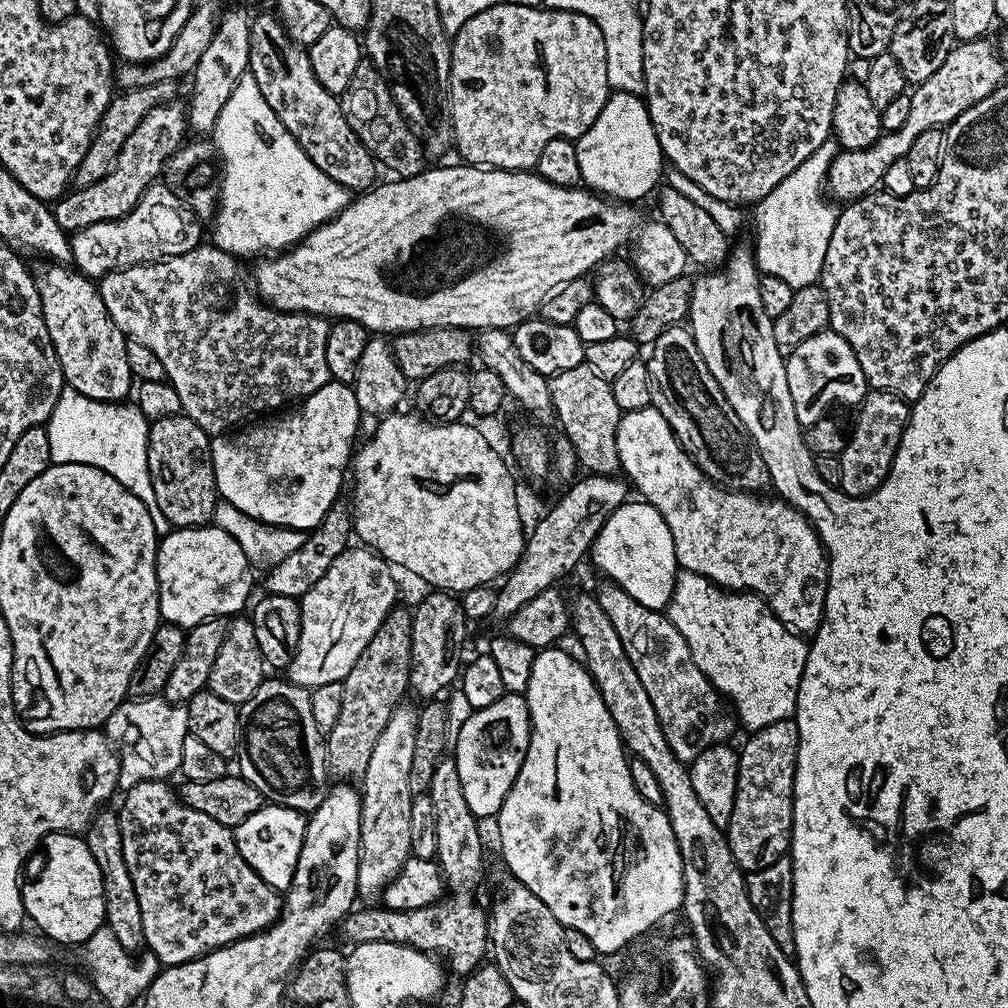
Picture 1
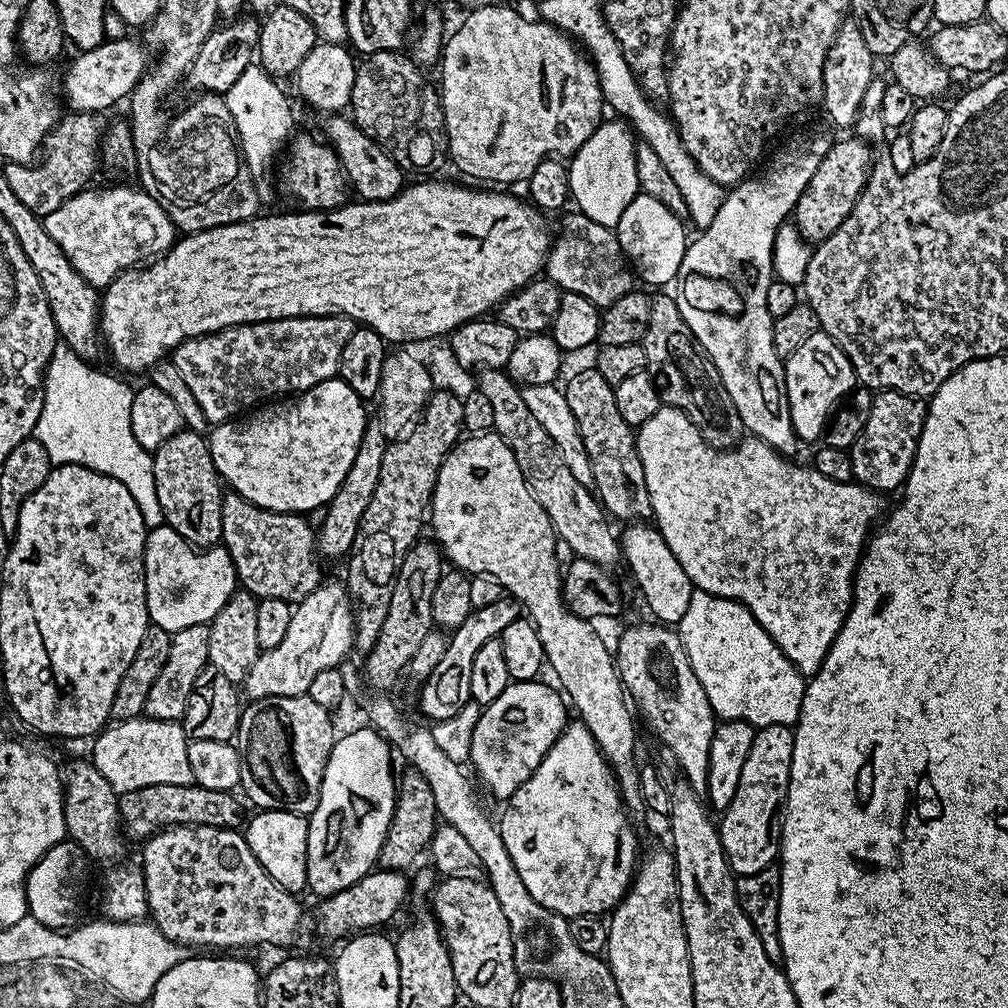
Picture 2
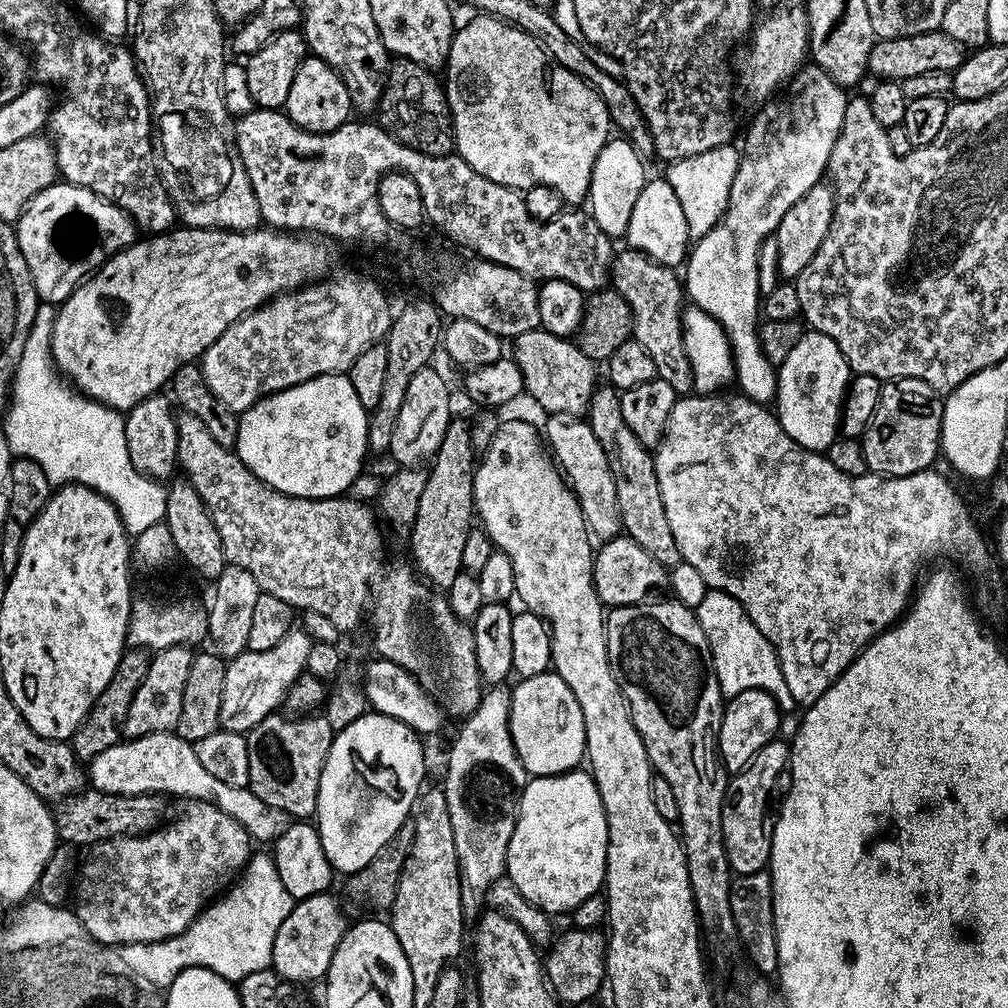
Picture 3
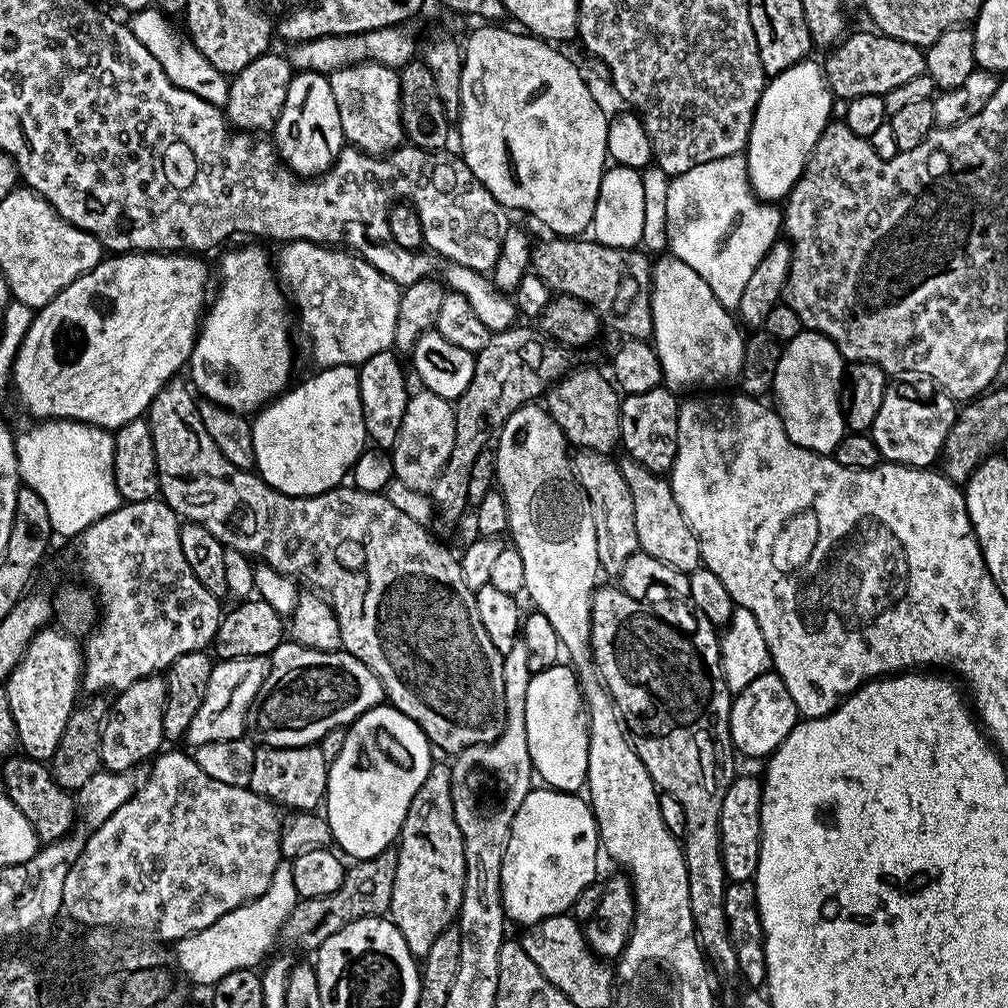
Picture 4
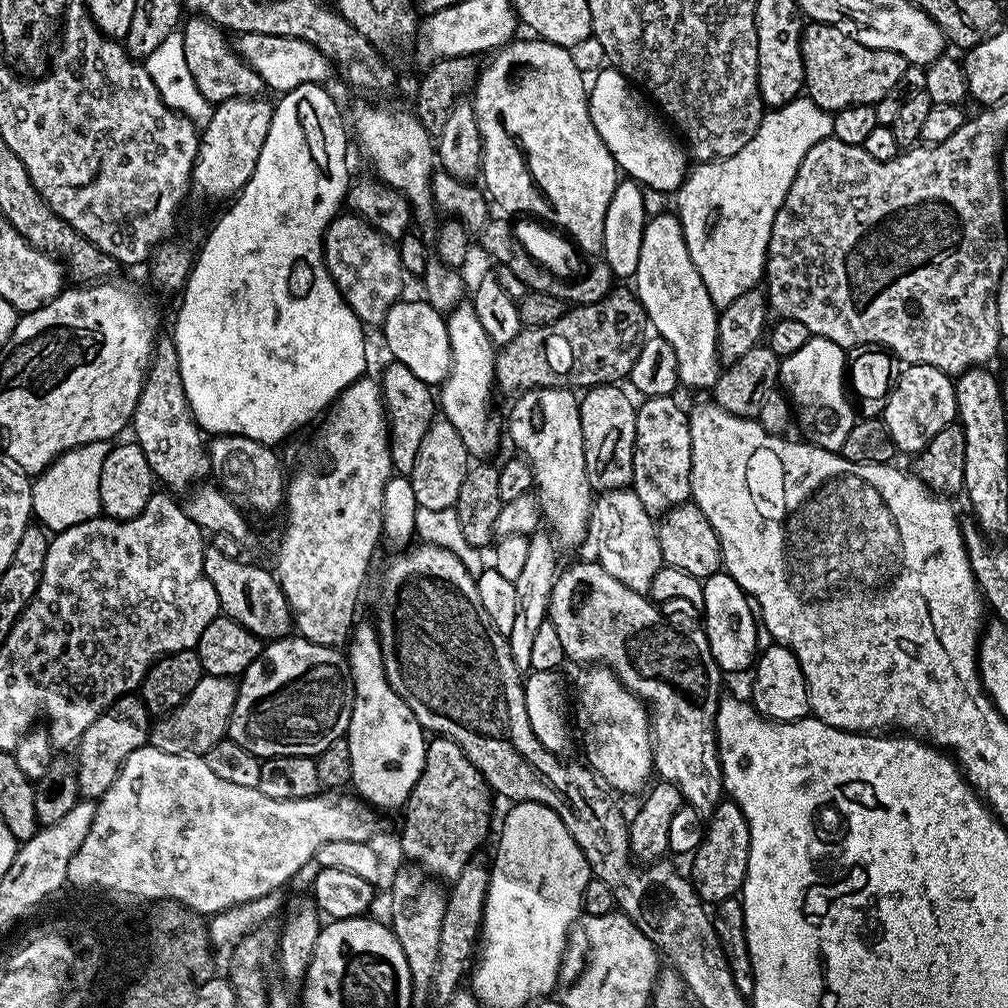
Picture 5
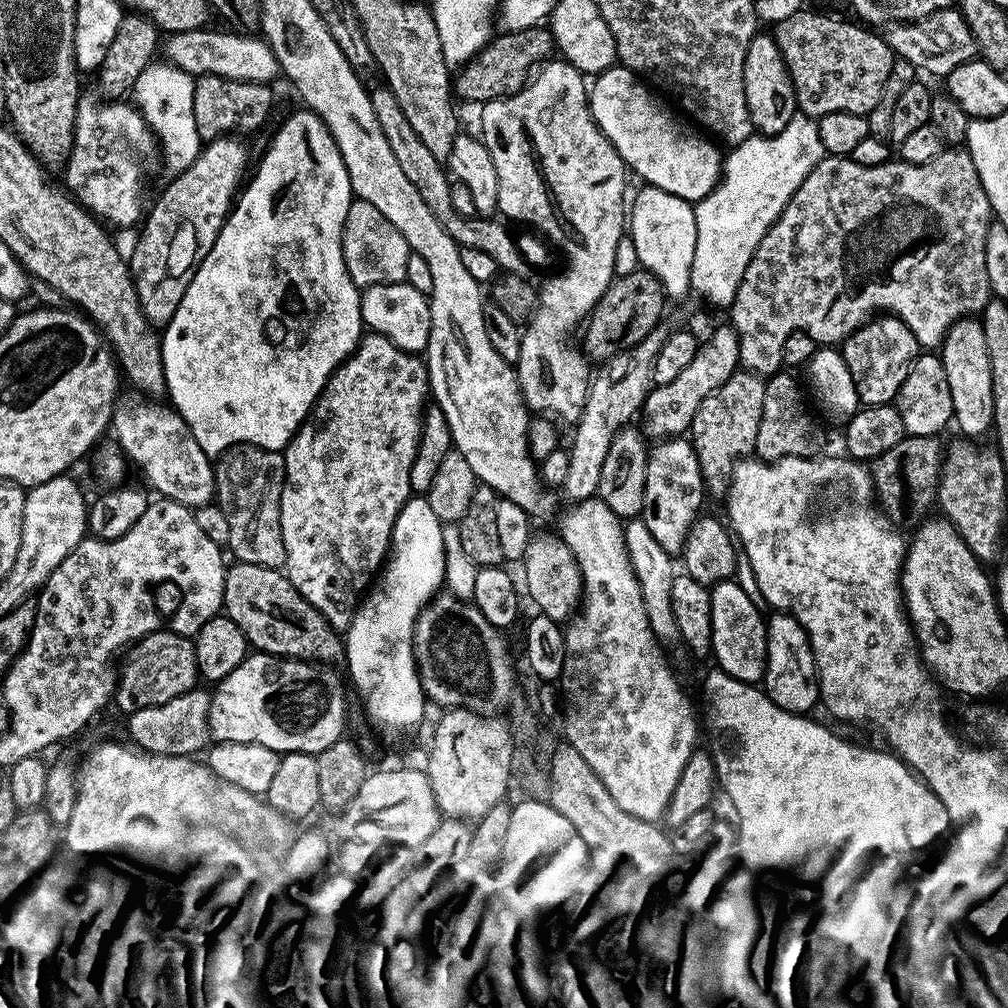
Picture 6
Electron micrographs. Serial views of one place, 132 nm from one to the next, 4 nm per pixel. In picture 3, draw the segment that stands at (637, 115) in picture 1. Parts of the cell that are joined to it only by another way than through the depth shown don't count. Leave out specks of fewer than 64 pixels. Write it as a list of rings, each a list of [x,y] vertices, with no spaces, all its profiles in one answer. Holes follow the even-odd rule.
[[[623,138],[609,139],[598,154],[592,171],[592,181],[588,187],[587,203],[592,203],[590,214],[602,226],[607,236],[620,238],[625,235],[627,222],[633,213],[634,202],[646,181],[645,161],[632,149],[632,145]]]

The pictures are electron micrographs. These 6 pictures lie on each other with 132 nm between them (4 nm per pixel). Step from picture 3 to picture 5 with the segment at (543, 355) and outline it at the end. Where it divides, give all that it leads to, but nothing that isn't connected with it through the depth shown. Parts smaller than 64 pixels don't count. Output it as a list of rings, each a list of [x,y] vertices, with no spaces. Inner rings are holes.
[[[601,384],[579,397],[582,442],[586,454],[586,478],[593,493],[628,488],[634,470],[634,434],[637,405],[616,384]]]

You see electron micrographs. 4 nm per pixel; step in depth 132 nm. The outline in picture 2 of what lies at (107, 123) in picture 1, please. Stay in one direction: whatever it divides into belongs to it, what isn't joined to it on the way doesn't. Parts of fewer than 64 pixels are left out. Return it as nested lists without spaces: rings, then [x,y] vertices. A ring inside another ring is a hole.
[[[69,111],[61,115],[52,131],[43,142],[43,147],[48,148],[48,157],[39,164],[14,164],[11,162],[3,165],[2,171],[6,174],[6,182],[10,182],[10,190],[22,206],[34,210],[34,214],[41,218],[50,215],[62,202],[74,198],[74,194],[85,191],[92,180],[92,175],[98,168],[98,149],[102,139],[102,124],[100,128],[99,115],[91,112]]]

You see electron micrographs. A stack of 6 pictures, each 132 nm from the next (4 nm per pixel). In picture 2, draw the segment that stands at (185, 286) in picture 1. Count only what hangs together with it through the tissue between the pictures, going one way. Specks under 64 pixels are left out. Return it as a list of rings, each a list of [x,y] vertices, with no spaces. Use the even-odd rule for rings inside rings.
[[[291,316],[280,320],[267,320],[261,324],[246,324],[239,328],[224,328],[208,336],[195,336],[179,344],[171,353],[173,366],[182,374],[190,394],[194,394],[202,414],[206,414],[209,425],[215,426],[247,413],[267,396],[284,398],[287,392],[299,394],[309,392],[316,384],[331,380],[339,373],[342,349],[350,334],[358,327],[357,321],[348,316]]]

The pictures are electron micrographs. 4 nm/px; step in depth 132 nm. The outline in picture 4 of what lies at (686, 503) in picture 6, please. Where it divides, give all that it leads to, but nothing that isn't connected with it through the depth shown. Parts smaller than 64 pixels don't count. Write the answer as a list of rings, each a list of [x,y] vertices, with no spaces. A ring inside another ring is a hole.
[[[661,386],[654,390],[646,390],[642,394],[627,394],[620,402],[620,444],[625,448],[627,459],[636,460],[646,470],[657,474],[671,473],[672,464],[676,460],[678,450],[678,414],[681,401],[677,393]]]

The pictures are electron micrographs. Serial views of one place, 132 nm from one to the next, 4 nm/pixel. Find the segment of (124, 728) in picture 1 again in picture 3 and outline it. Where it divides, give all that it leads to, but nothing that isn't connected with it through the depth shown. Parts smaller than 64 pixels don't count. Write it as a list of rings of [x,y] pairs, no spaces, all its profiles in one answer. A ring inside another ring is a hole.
[[[159,732],[121,739],[120,743],[110,746],[107,752],[98,754],[91,760],[86,768],[86,776],[91,787],[115,796],[173,792],[184,800],[204,800],[216,804],[220,810],[225,810],[226,814],[230,814],[243,825],[257,843],[268,844],[275,841],[292,822],[288,812],[267,806],[251,788],[230,787],[214,778],[214,774],[206,774],[202,762],[198,762],[195,747],[175,732]]]

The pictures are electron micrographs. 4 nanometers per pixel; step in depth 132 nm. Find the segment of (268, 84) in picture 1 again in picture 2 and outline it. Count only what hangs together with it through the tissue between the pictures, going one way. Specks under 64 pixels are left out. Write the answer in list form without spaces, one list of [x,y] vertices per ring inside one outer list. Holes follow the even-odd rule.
[[[332,114],[327,117],[328,120],[324,124],[323,135],[326,137],[327,143],[332,145],[336,156],[340,159],[340,164],[344,167],[344,175],[350,185],[351,191],[356,192],[361,201],[370,200],[393,200],[398,193],[404,191],[406,187],[405,169],[398,166],[398,162],[394,162],[394,158],[390,158],[390,154],[386,154],[384,147],[376,140],[371,140],[365,132],[356,125],[355,120],[344,114]]]

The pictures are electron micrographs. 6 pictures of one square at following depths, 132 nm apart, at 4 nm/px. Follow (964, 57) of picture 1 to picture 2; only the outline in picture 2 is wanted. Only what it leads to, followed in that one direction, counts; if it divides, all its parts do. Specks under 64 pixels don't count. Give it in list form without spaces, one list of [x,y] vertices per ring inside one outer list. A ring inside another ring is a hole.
[[[859,138],[840,140],[829,147],[827,154],[818,162],[814,178],[806,186],[802,198],[798,198],[794,213],[794,225],[808,242],[819,242],[830,238],[838,226],[854,210],[862,190],[868,184],[868,173],[874,163],[874,155],[867,143]]]

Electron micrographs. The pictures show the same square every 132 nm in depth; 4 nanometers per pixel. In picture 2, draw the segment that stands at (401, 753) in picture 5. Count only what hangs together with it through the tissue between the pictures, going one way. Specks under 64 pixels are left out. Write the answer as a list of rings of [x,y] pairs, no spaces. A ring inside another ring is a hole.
[[[363,727],[341,735],[332,745],[322,778],[320,801],[308,820],[308,888],[316,898],[338,894],[373,871],[380,859],[382,842],[392,824],[398,791],[398,776],[392,773],[393,749],[375,728]]]

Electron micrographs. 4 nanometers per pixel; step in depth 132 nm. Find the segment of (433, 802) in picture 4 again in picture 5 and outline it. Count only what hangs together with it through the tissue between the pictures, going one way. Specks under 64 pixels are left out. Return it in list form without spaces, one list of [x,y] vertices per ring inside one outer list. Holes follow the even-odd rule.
[[[433,735],[424,750],[422,774],[408,795],[408,803],[403,809],[404,829],[400,832],[400,848],[408,855],[411,863],[421,867],[429,876],[451,882],[462,874],[462,866],[481,851],[480,843],[488,836],[488,811],[492,804],[488,801],[490,789],[484,776],[466,758],[466,754],[453,740],[445,736]]]

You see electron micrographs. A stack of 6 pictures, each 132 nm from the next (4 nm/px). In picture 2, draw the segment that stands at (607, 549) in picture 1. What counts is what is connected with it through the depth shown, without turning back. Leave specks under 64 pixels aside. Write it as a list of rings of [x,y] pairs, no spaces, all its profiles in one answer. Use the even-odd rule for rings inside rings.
[[[632,522],[625,528],[628,529],[624,536],[622,532],[622,560],[625,565],[628,563],[649,610],[656,615],[653,617],[659,623],[679,625],[682,614],[686,614],[686,609],[690,607],[690,598],[694,591],[692,580],[686,570],[682,570],[678,558],[674,558],[670,546],[666,546],[659,528],[648,522]]]

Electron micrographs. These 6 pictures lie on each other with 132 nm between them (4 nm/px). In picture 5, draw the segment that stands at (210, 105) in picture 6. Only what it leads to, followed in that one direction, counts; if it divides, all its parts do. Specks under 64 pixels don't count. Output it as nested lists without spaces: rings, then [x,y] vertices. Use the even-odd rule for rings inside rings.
[[[192,14],[183,25],[182,35],[186,50],[186,66],[190,66],[190,74],[194,74],[198,90],[202,90],[204,97],[213,106],[239,96],[256,98],[263,93],[260,91],[265,91],[264,79],[249,64],[244,63],[244,59],[236,52],[229,37],[219,26],[202,16]]]

